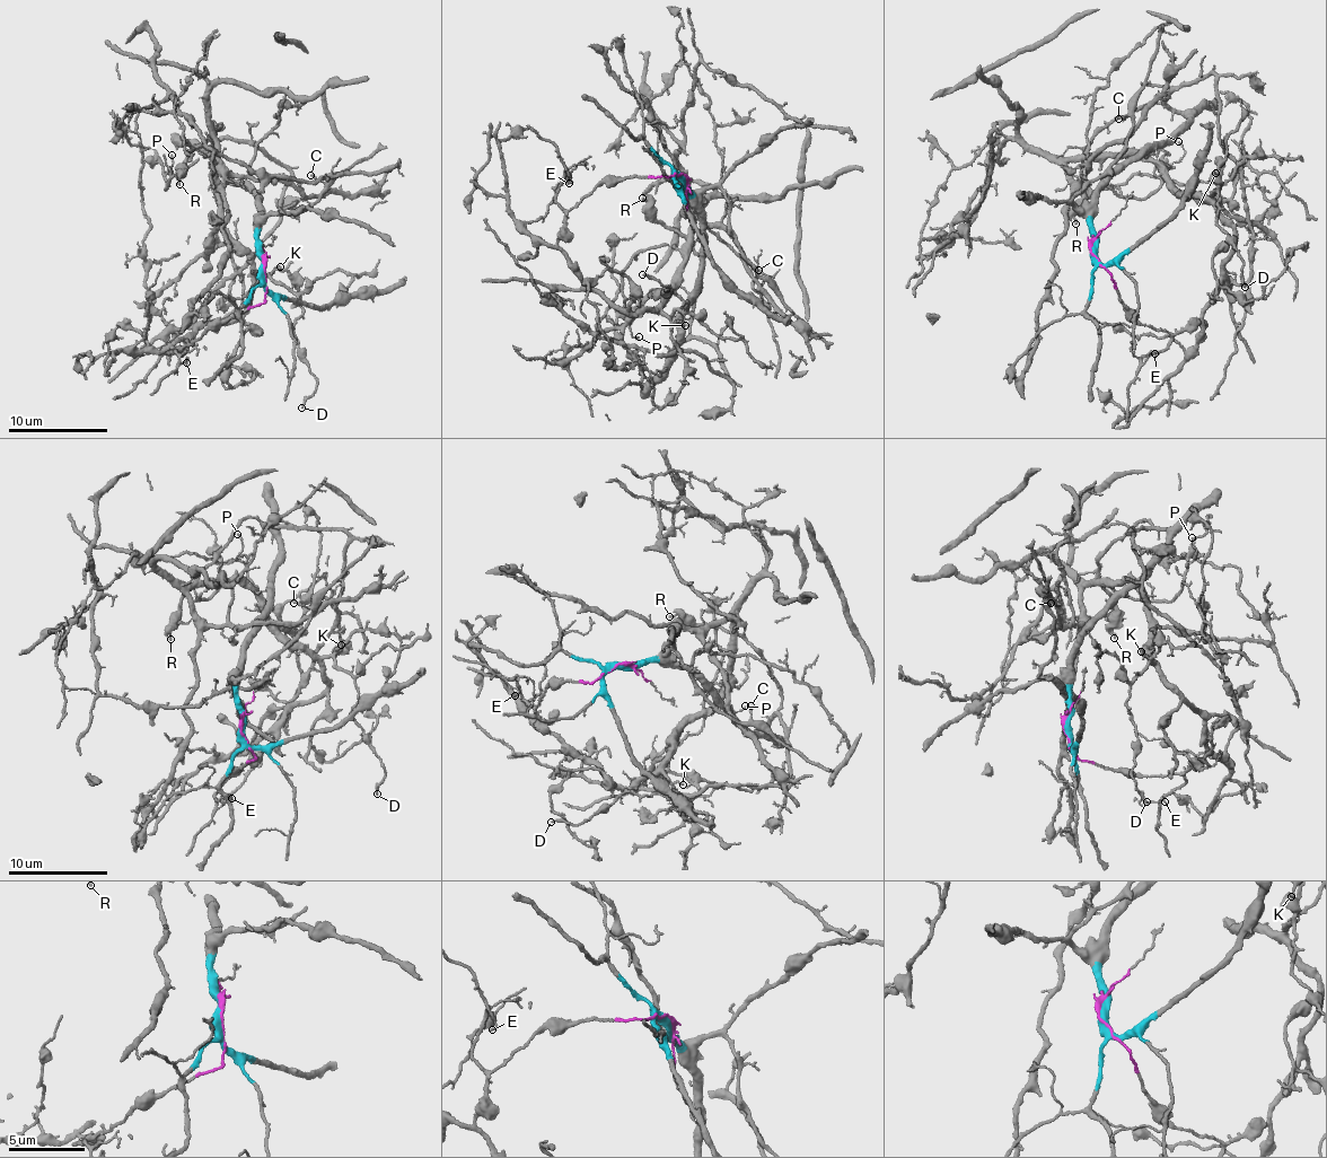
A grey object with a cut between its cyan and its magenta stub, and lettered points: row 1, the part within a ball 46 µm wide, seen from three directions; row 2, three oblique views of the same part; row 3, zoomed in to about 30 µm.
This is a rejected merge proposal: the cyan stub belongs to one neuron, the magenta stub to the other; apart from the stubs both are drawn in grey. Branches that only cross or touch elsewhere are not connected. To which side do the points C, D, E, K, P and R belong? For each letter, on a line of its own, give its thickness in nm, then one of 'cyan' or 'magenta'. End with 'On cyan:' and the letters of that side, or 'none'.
C: calibre 140 nm; cyan
D: calibre 190 nm; magenta
E: calibre 110 nm; magenta
K: calibre 120 nm; magenta
P: calibre 110 nm; magenta
R: calibre 160 nm; cyan
On cyan: C, R

